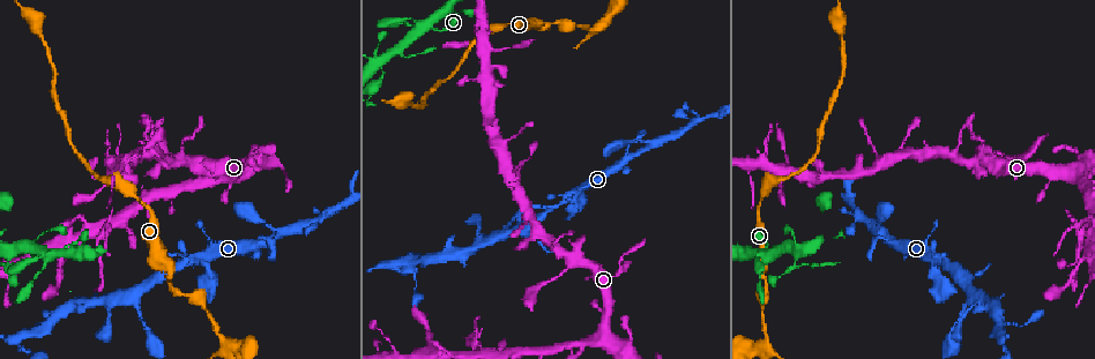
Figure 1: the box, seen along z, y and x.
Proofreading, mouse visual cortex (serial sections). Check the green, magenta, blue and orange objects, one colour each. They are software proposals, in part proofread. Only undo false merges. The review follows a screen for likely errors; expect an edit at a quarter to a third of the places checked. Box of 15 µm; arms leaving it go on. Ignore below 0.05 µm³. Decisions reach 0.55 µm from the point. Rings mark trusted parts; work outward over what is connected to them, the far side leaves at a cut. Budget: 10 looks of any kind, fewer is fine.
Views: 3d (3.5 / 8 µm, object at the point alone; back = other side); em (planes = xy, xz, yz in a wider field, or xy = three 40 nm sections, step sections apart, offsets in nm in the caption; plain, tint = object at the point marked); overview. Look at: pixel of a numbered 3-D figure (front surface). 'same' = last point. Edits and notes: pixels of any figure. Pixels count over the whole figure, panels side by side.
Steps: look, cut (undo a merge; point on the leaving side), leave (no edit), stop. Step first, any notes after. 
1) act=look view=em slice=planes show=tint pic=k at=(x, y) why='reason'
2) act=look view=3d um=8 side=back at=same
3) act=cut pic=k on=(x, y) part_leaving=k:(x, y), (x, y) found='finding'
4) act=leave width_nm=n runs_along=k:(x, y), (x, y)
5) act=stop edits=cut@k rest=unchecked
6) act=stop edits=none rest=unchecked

act=look view=3d um=8 side=back pic=1 at=(209, 179) why='a narrow waist'

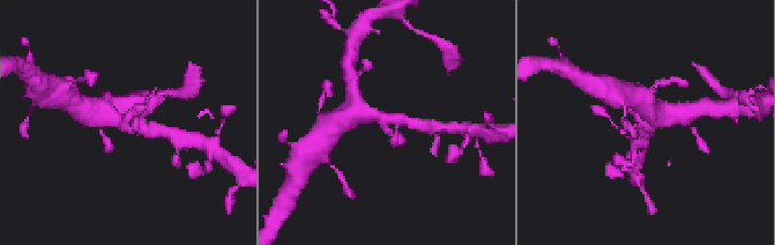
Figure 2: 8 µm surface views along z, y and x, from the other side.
act=look view=3d um=3.5 pic=2 at=(648, 126) why='zoom in'

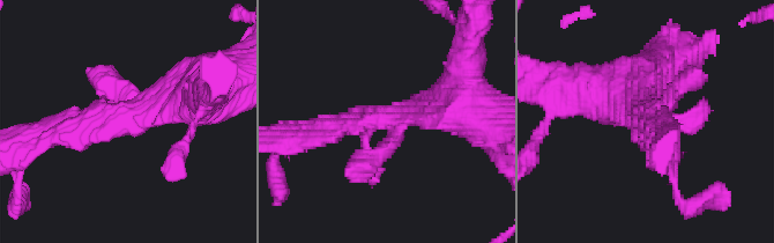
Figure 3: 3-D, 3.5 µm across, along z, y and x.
act=look view=em slice=xy step=3 show=tint pic=3 at=(639, 112) arms=4 arm_widths_nm=150,250,300,600

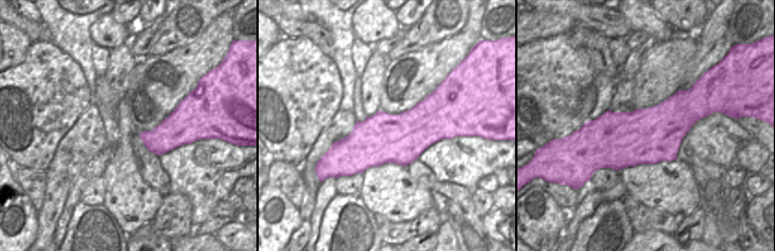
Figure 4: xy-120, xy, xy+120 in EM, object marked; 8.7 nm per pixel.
act=leave width_nm=440 runs_along=3:(202, 91), (67, 131) found='continuous, no second cell'

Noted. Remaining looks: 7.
act=look view=3d um=3.5 pic=1 at=(1002, 160) why='branch point'

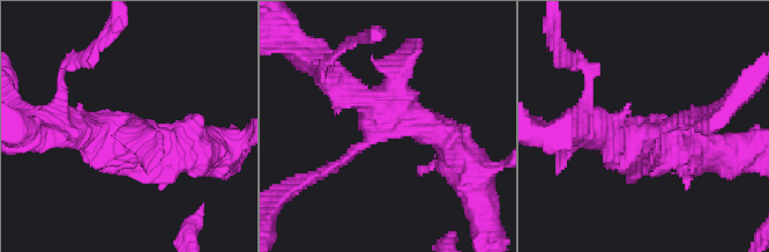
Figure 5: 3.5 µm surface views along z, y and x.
act=look view=em slice=xy step=2 show=tint pic=5 at=(372, 128)

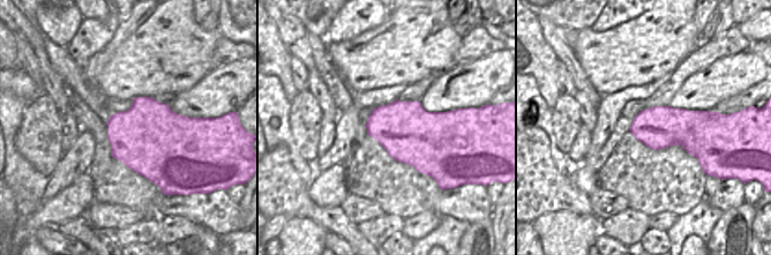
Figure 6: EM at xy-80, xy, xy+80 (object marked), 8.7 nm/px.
act=leave runs_along=5:(460, 152), (328, 75) found='continuous, no second cell'

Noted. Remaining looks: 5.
act=look view=3d um=8 pic=1 at=(1081, 232) why='thin arm on a thick one'

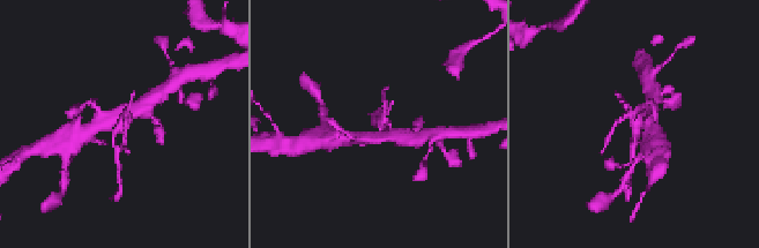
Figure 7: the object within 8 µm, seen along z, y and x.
act=look view=em slice=xy step=3 show=tint pic=7 at=(381, 127) why='now the EM'

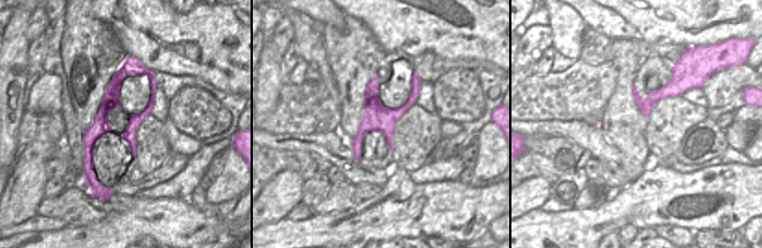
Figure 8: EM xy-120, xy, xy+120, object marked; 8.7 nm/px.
act=leave runs_along=8:(129, 61), (89, 138), (90, 168) found='all the same cell'

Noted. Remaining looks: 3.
act=look view=3d um=8 pic=1 at=(997, 322) why='two arms in line, one across'

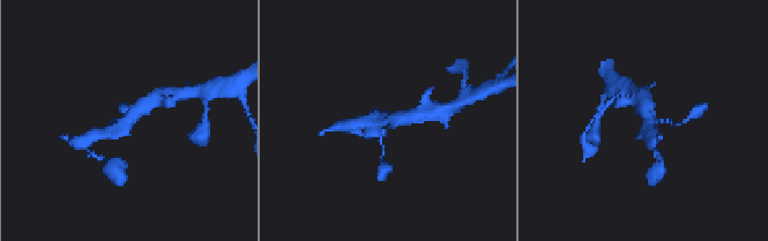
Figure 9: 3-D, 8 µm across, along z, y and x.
act=look view=3d um=3.5 pic=9 at=(386, 120)

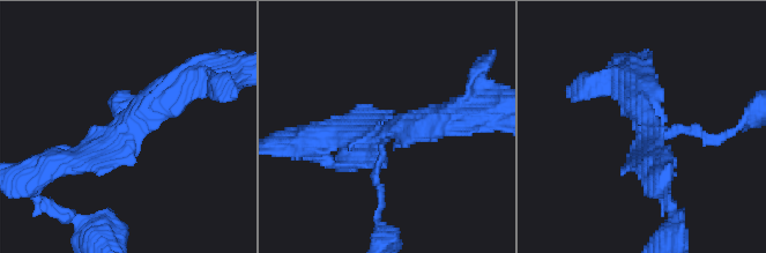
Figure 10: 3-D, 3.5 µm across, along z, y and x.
act=look view=em slice=xy step=2 show=tint pic=10 at=(126, 134) why='need the tissue'

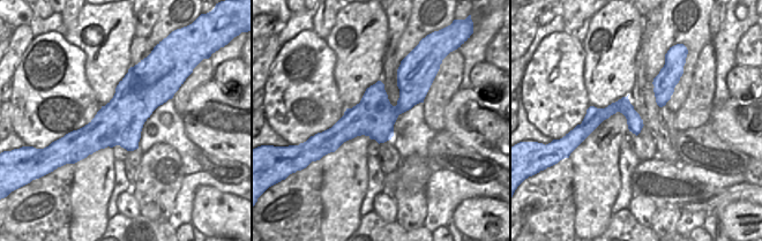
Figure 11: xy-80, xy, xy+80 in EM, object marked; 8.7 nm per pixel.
act=leave width_nm=360 runs_along=10:(185, 80), (121, 136), (54, 162) found='one cell here'

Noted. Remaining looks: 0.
act=stop edits=none rest=unchecked

